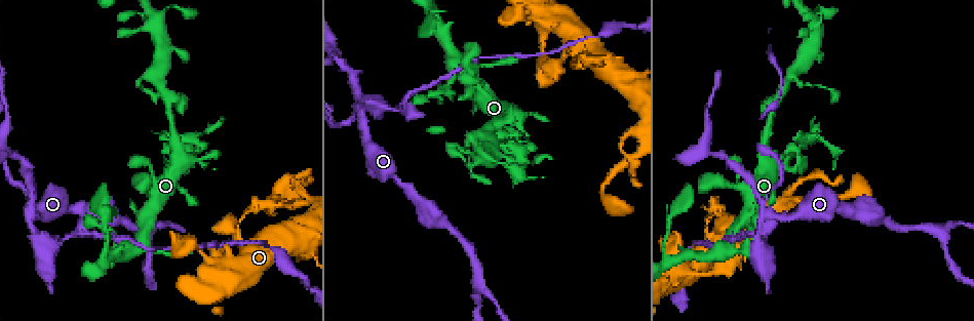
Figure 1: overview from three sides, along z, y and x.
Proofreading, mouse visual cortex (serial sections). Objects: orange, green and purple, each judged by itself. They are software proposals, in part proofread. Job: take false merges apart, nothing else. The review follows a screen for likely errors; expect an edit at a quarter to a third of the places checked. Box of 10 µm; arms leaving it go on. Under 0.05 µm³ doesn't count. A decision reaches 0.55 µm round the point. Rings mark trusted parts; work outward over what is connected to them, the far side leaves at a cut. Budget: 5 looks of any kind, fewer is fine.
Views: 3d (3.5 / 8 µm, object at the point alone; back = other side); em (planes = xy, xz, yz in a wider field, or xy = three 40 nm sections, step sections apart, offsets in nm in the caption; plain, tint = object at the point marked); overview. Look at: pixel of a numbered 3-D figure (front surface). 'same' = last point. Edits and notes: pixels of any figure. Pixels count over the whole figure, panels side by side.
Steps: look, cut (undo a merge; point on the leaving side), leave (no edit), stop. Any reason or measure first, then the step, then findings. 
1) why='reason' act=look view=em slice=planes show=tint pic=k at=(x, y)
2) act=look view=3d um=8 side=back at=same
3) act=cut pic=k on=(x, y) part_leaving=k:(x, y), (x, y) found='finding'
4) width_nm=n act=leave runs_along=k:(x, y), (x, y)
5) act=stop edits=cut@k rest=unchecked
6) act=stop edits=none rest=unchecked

why='arms run side by side' act=look view=3d um=8 side=back pic=1 at=(771, 216)

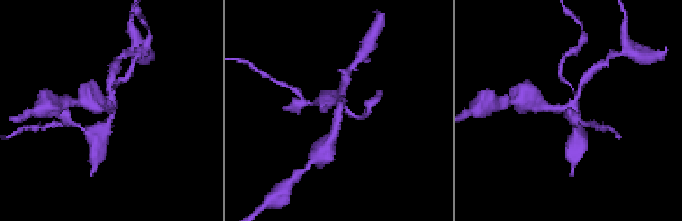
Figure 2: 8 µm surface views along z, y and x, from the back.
arms=4 arm_widths_nm=100,150,200,250 act=look view=em slice=planes show=tint at=same

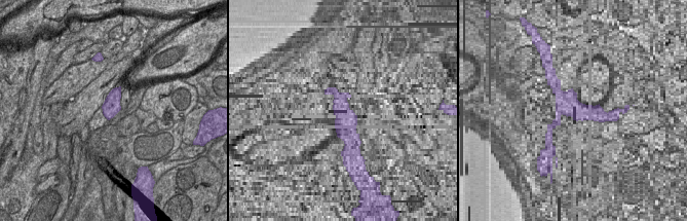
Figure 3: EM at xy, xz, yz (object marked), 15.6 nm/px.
act=cut pic=2 on=(104, 131) part_leaving=2:(111, 114), (97, 137), (84, 131) found='two cells meet here'

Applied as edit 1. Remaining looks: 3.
act=look view=overview

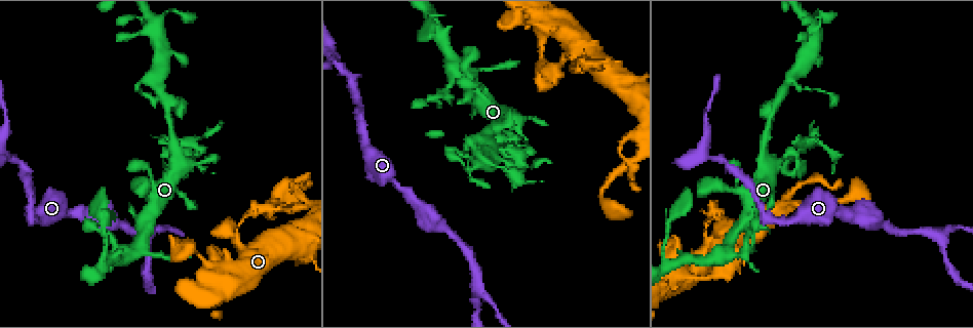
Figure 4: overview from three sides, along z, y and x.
why='thick turns thin' act=look view=3d um=3.5 side=back pic=4 at=(429, 21)

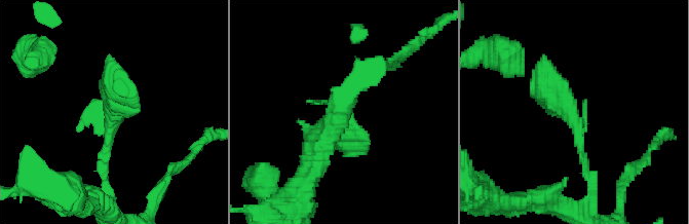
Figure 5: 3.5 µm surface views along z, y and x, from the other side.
why='need the tissue' act=look view=em slice=xy step=2 show=tint pic=5 at=(113, 122)

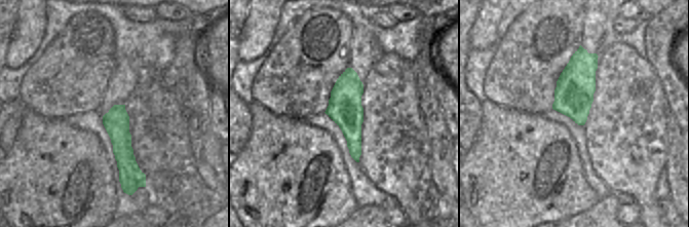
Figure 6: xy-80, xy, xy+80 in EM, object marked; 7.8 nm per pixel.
act=leave runs_along=5:(590, 184), (575, 121), (543, 86), (543, 64) found='continuous, no second cell'

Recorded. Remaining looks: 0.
act=stop edits=cut@2 rest=unchecked

